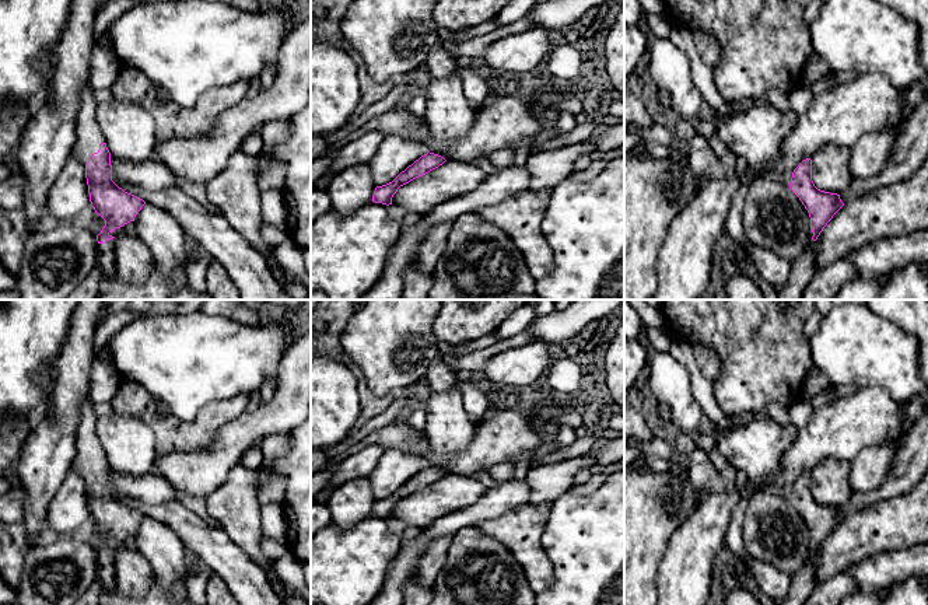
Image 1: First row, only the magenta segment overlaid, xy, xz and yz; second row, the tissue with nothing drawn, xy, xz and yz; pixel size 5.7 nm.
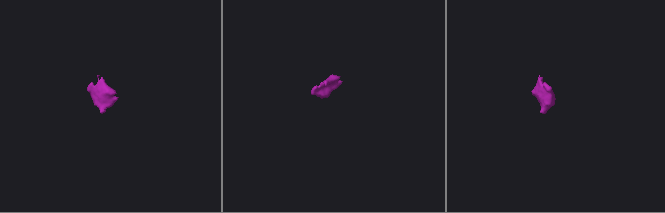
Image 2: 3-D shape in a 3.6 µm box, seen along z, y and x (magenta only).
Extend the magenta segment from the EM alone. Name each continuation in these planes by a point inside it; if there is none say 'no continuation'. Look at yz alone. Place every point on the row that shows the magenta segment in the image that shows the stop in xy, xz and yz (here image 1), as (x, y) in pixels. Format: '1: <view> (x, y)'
1: yz (804, 268)

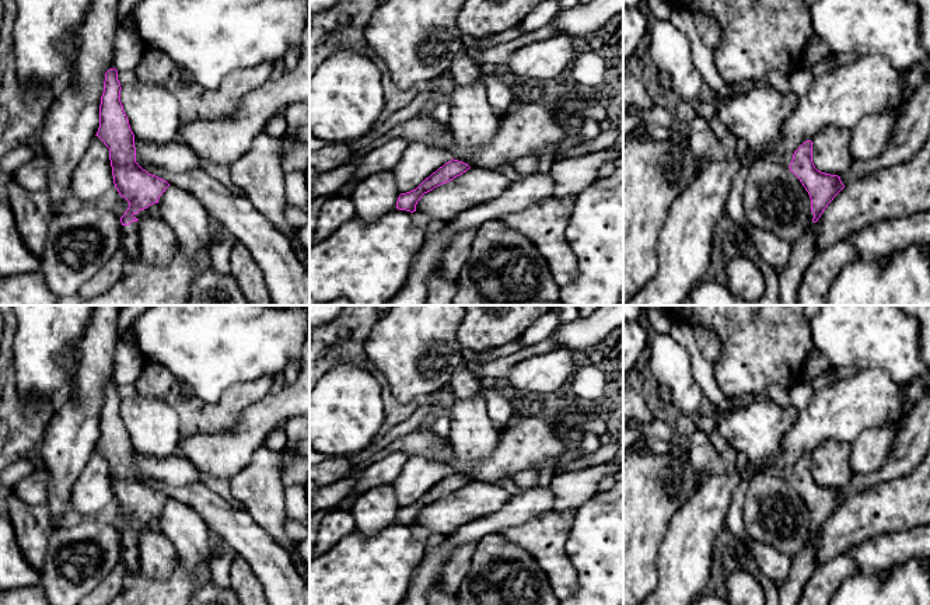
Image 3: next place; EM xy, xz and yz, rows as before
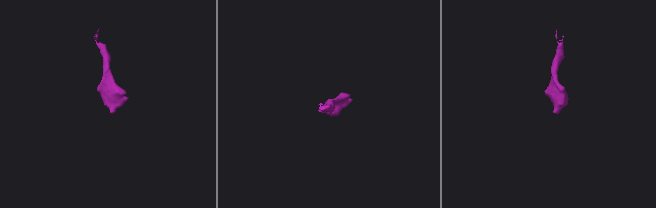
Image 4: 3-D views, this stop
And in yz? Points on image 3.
1: yz (804, 249)

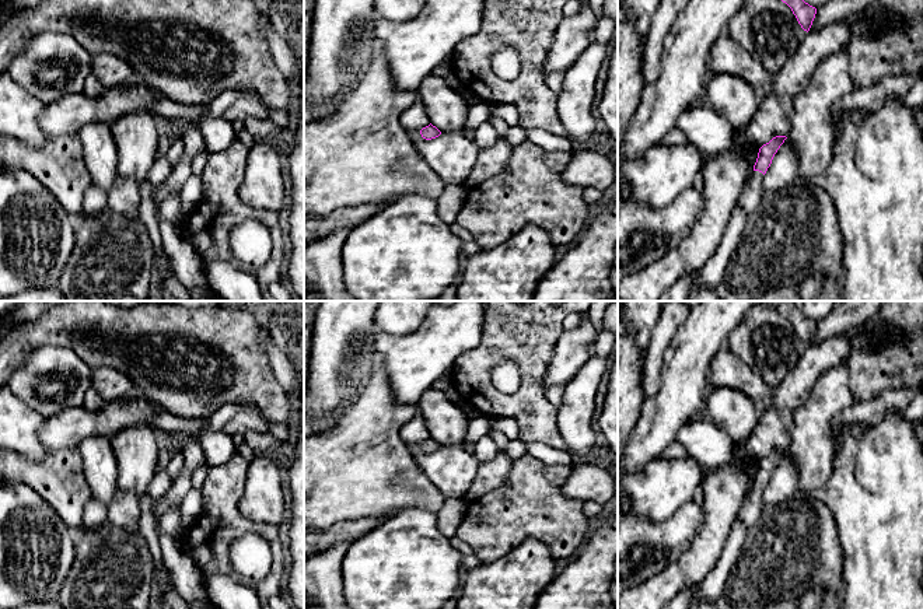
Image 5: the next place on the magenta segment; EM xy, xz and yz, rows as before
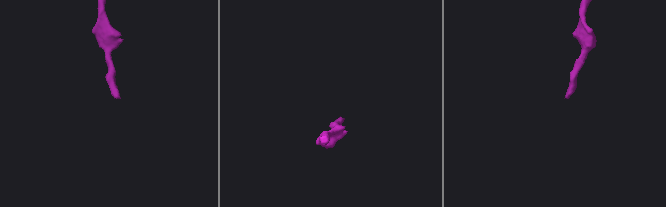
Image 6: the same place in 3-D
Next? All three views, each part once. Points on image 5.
1: yz (754, 189)

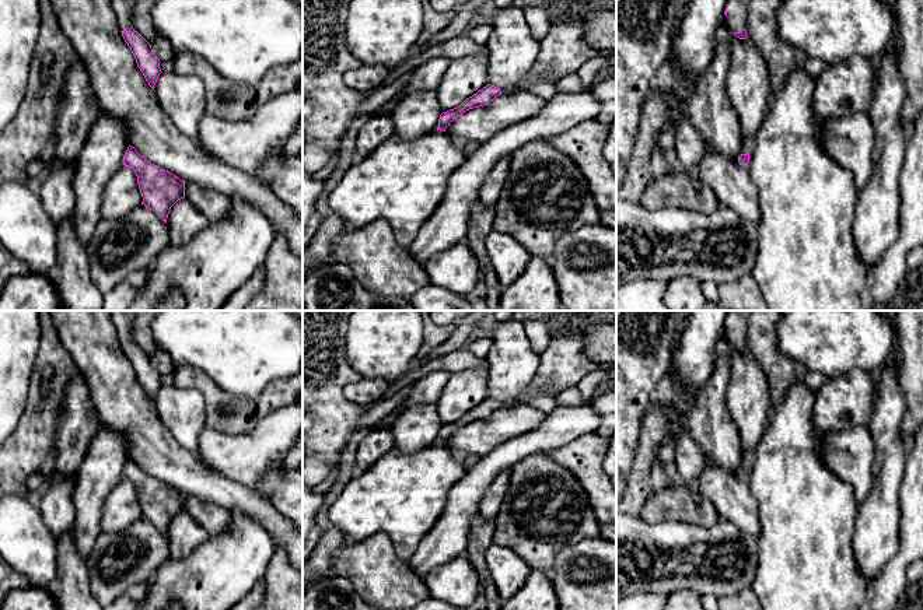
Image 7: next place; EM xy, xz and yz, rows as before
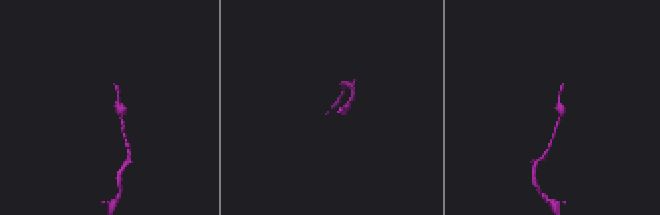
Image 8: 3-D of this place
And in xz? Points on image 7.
no continuation

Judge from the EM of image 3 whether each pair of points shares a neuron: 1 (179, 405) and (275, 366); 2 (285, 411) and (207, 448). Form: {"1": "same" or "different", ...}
{"1": "different", "2": "same"}

